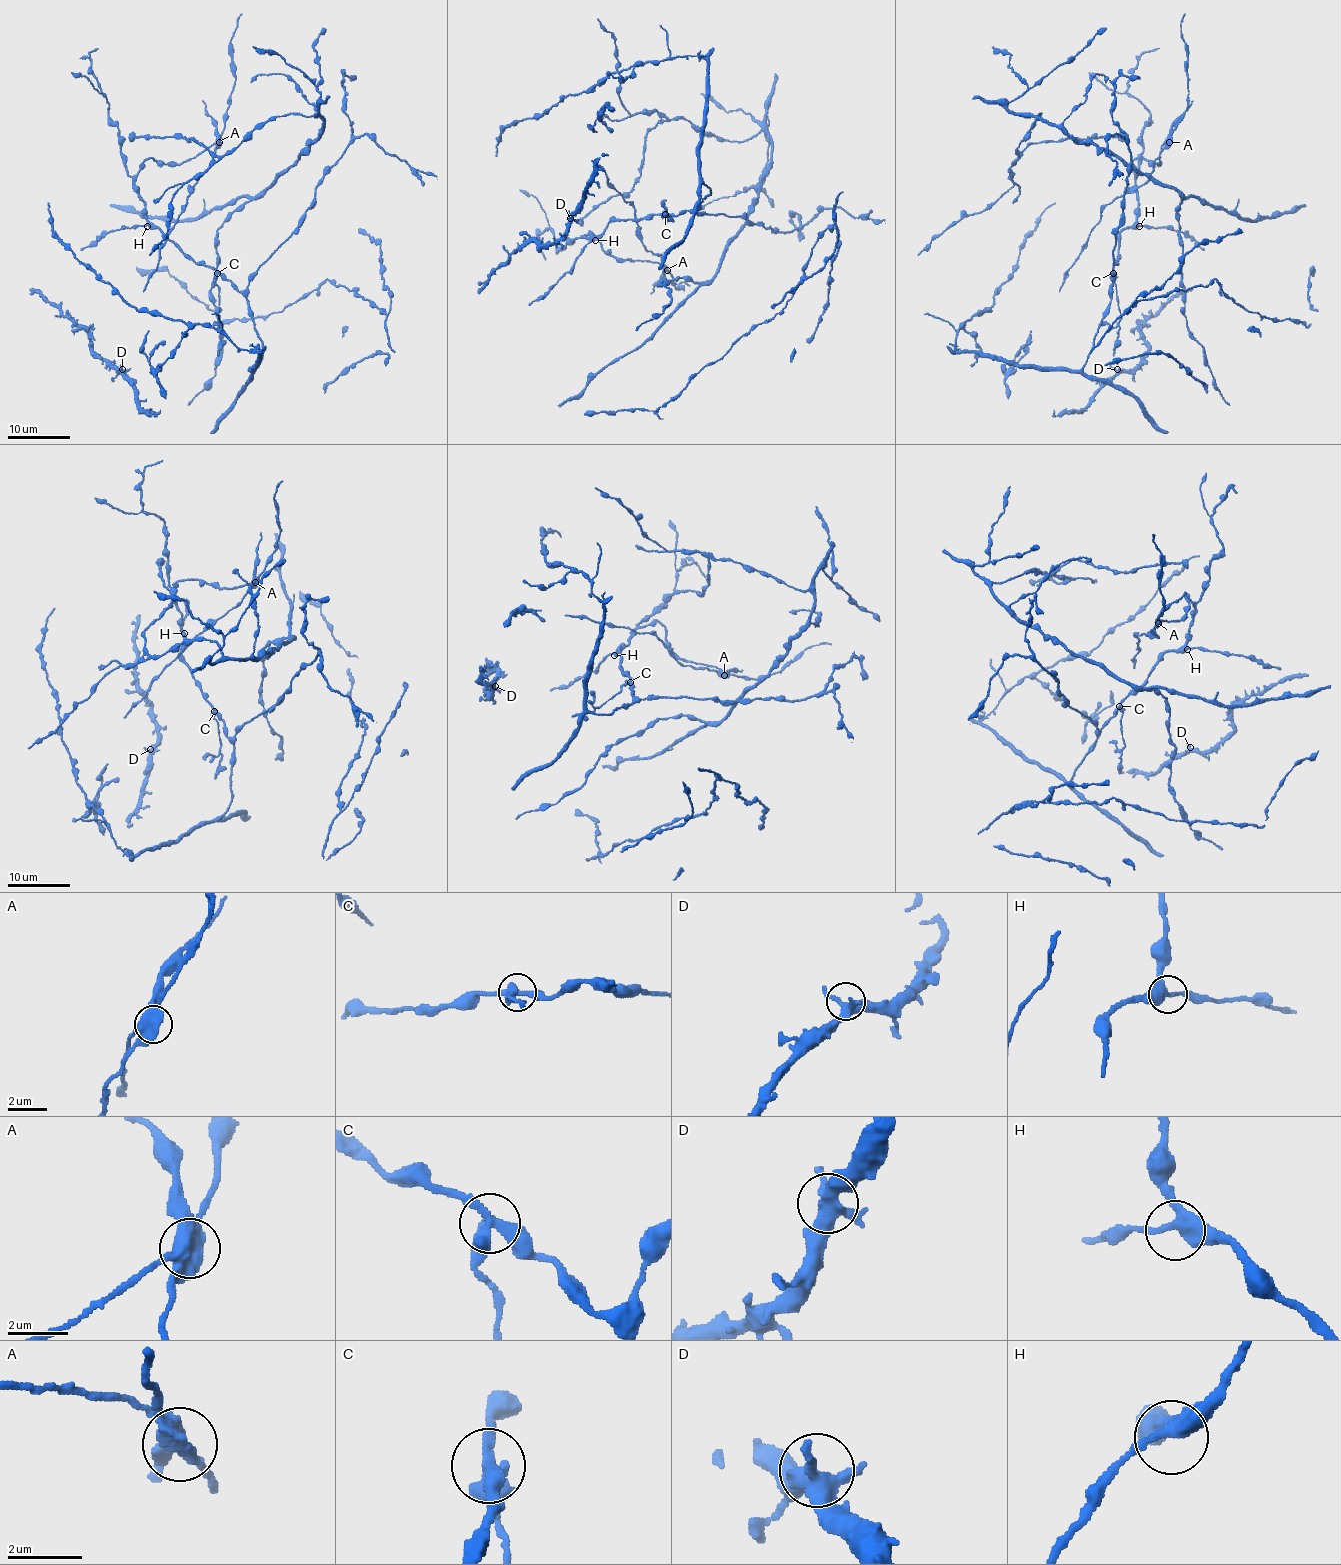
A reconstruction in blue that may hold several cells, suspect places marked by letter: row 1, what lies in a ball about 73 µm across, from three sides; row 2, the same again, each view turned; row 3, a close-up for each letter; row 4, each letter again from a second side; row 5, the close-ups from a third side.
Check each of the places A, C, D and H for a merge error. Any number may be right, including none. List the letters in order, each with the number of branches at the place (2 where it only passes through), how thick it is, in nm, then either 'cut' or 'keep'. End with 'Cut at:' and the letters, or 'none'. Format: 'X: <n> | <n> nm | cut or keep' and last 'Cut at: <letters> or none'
A: 4 | 550 nm | cut
C: 3 | 380 nm | cut
D: 4 | 400 nm | keep
H: 3 | 360 nm | keep
Cut at: A, C

